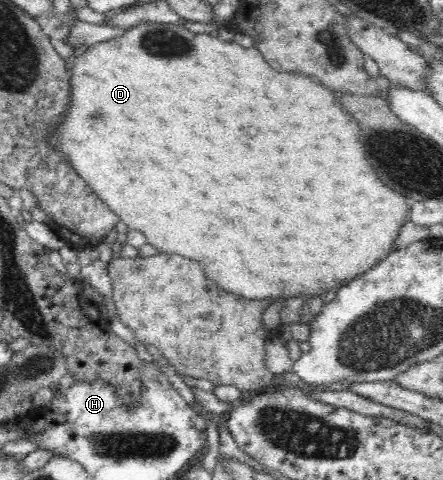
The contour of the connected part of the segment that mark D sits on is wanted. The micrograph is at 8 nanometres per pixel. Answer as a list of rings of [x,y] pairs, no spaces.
[[[142,23],[138,26],[124,29],[124,32],[116,36],[116,38],[108,38],[108,40],[104,40],[104,42],[99,42],[88,47],[82,55],[75,59],[75,66],[70,70],[68,86],[67,113],[63,115],[60,123],[56,124],[56,126],[50,126],[50,132],[48,132],[50,149],[54,149],[60,157],[64,157],[64,159],[68,161],[68,165],[72,165],[72,169],[80,175],[83,181],[88,183],[88,187],[108,205],[108,208],[112,209],[112,211],[118,215],[119,220],[127,224],[128,228],[140,230],[148,240],[148,243],[155,246],[159,251],[170,255],[182,254],[184,258],[198,260],[198,262],[202,264],[202,268],[206,270],[208,278],[210,278],[212,282],[216,282],[225,292],[237,294],[240,297],[245,297],[247,300],[252,301],[263,300],[264,298],[273,298],[273,300],[276,301],[280,296],[282,296],[282,298],[287,298],[288,296],[296,296],[296,294],[304,294],[308,297],[319,297],[320,290],[328,291],[333,286],[338,286],[340,282],[342,285],[345,285],[353,278],[370,270],[370,268],[378,264],[381,260],[384,260],[384,258],[389,255],[388,252],[392,252],[392,242],[394,242],[394,238],[398,236],[400,226],[402,226],[406,220],[410,219],[408,214],[410,202],[406,201],[407,198],[402,196],[402,194],[394,190],[388,190],[388,188],[376,178],[376,172],[374,172],[374,170],[370,168],[370,164],[366,162],[362,140],[358,138],[358,122],[342,109],[342,105],[336,101],[336,97],[330,93],[330,89],[326,85],[320,83],[316,77],[306,77],[306,75],[300,76],[300,74],[292,74],[292,72],[276,72],[276,70],[264,60],[264,57],[262,57],[256,46],[244,48],[235,42],[221,41],[215,34],[192,33],[182,24]]]

